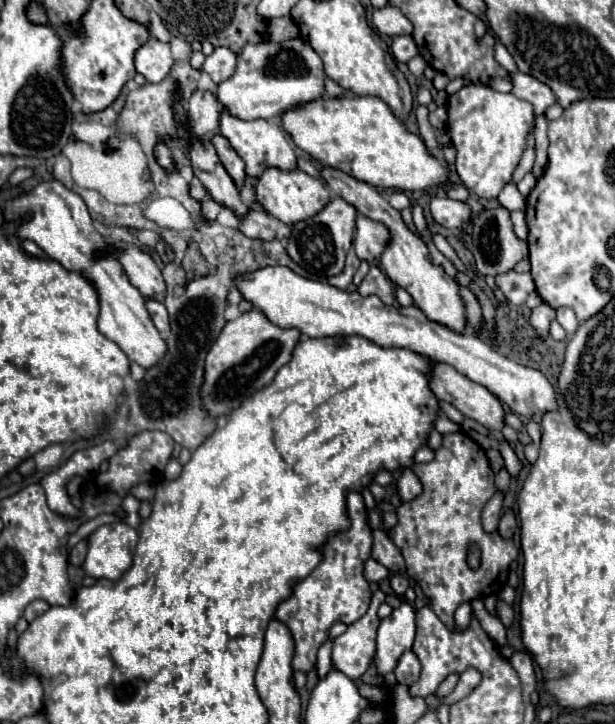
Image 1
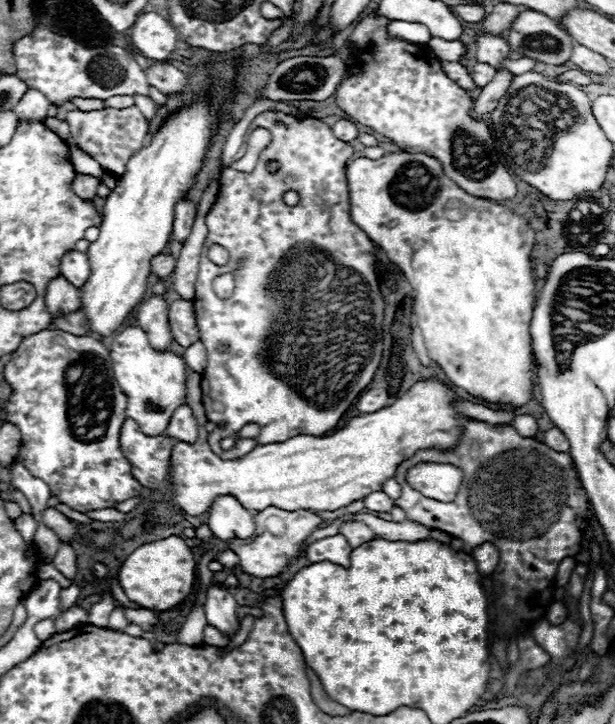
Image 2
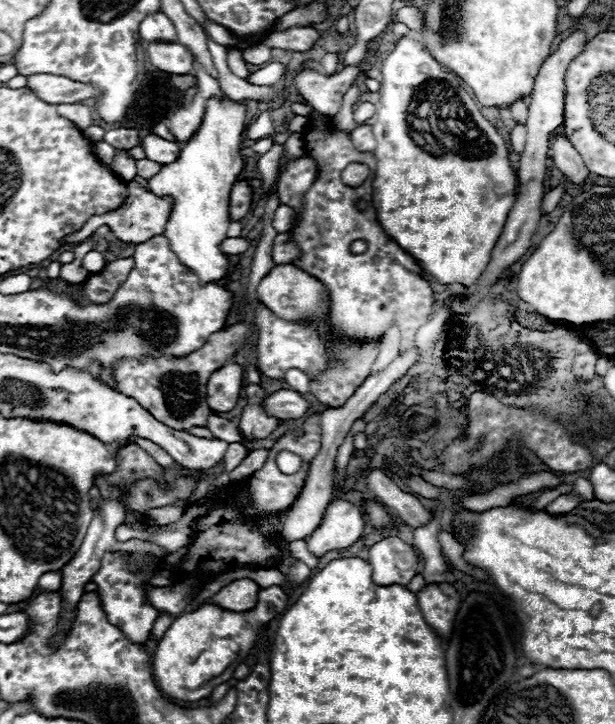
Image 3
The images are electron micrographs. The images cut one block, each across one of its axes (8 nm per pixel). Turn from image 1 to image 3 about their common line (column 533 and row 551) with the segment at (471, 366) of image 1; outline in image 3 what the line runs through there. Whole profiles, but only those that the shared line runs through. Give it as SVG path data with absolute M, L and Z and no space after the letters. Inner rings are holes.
M390 536L382 538L368 550L368 564L372 566L374 584L406 586L418 572L420 558L410 544L402 542L398 536Z

